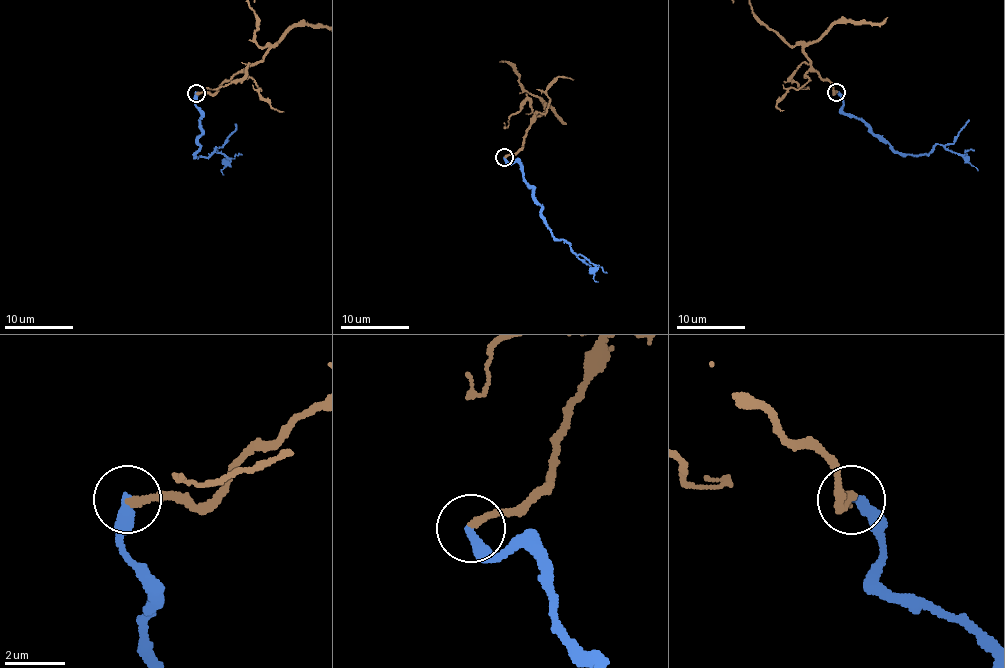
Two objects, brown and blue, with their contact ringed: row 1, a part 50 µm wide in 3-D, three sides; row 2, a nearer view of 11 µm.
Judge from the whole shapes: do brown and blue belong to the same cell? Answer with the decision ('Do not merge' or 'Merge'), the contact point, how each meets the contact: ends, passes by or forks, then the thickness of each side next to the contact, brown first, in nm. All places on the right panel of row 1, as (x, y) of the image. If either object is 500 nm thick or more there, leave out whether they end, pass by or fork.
Merge. Place: (836, 92). At the ring brown ends. At the ring blue ends. Thickness 220 nm (brown) against 360 nm

